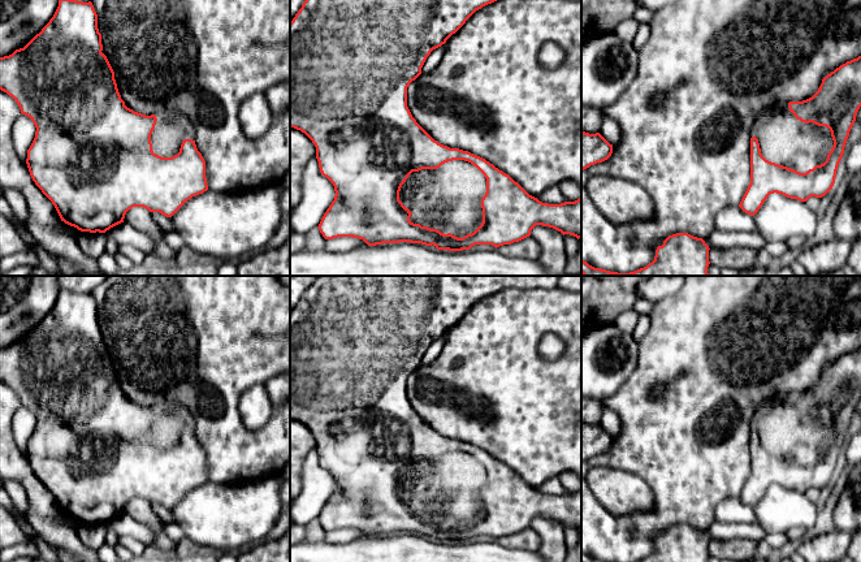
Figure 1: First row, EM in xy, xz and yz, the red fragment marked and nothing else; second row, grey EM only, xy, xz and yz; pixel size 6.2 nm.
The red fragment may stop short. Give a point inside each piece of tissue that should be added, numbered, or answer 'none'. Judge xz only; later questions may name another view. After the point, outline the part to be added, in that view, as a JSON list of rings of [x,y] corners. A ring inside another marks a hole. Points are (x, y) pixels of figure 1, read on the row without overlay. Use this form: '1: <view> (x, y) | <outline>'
1: xz (455, 480) | [[[453,451],[437,461],[412,463],[399,483],[399,492],[406,500],[417,498],[430,514],[430,519],[450,524],[458,529],[473,524],[483,514],[481,490],[486,484],[484,466],[464,451]]]

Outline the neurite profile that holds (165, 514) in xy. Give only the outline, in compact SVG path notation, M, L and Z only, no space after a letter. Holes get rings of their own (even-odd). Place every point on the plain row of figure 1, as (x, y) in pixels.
M151 503L151 506L164 523L174 523L174 515L170 509L166 509L160 503Z

